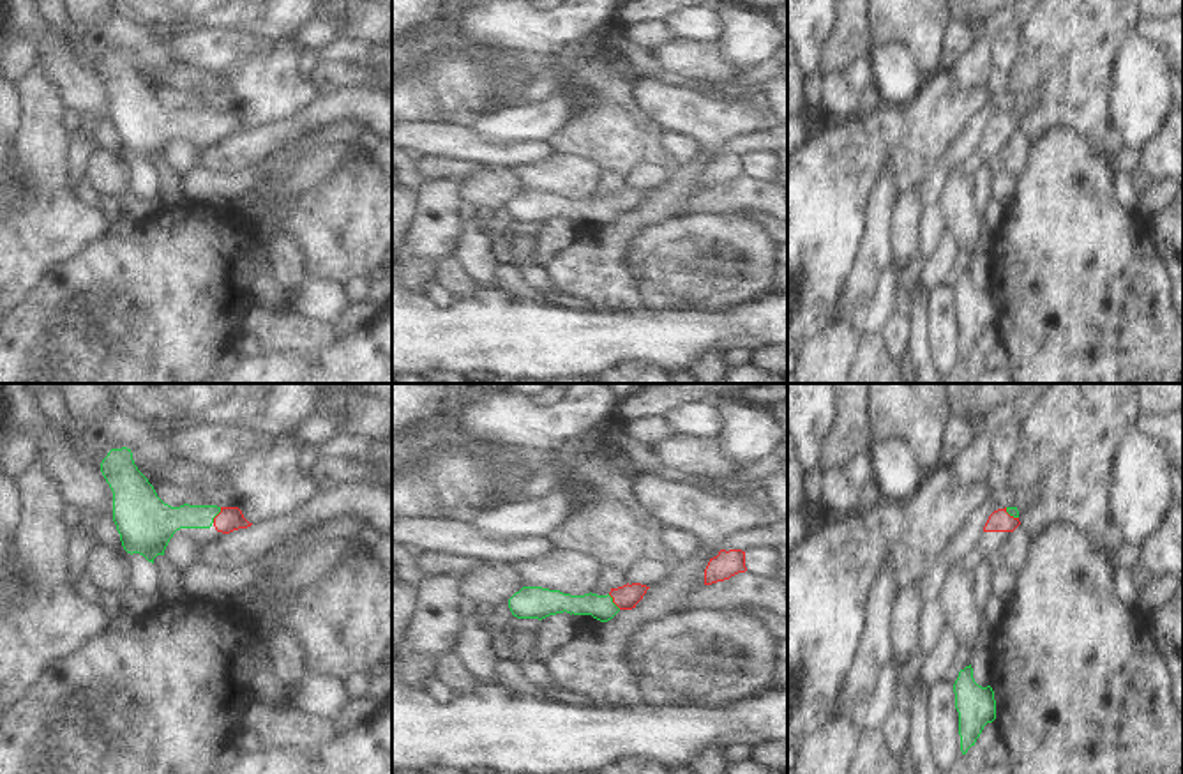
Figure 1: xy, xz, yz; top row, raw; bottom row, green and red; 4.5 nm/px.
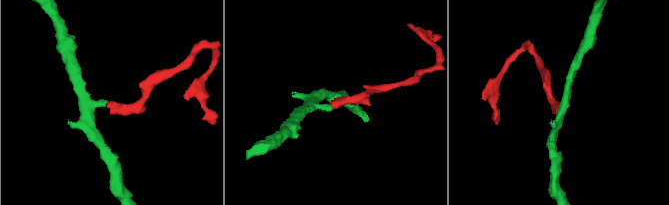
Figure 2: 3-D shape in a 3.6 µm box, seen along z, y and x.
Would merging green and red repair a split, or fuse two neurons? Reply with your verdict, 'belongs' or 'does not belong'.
belongs

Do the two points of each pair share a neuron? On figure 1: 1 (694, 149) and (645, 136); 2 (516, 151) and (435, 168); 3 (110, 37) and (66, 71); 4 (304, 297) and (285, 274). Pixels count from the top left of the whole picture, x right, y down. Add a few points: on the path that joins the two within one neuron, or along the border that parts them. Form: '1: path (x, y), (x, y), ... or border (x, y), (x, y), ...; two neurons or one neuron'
1: border (666, 129), (664, 147), (678, 168); two neurons
2: border (422, 156), (458, 158), (491, 166); two neurons
3: border (57, 25), (52, 50), (71, 53), (99, 75); two neurons
4: border (308, 274), (292, 292), (290, 310); two neurons

